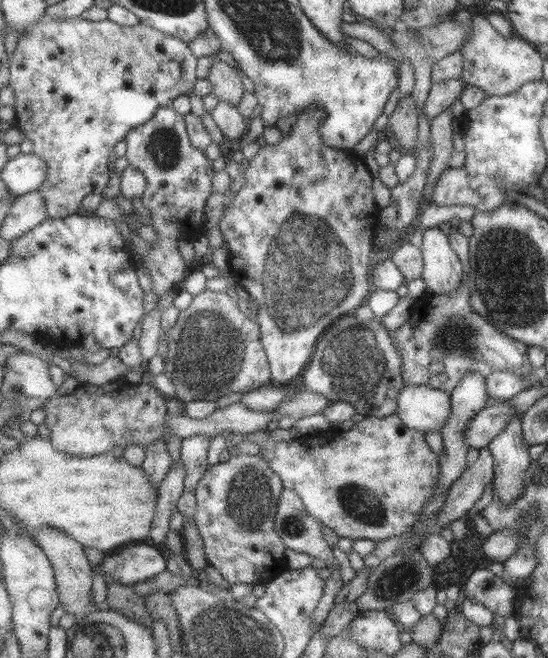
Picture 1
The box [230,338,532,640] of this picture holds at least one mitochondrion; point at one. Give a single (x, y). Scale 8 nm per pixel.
(362, 504)

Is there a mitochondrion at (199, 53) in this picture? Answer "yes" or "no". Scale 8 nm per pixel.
no

